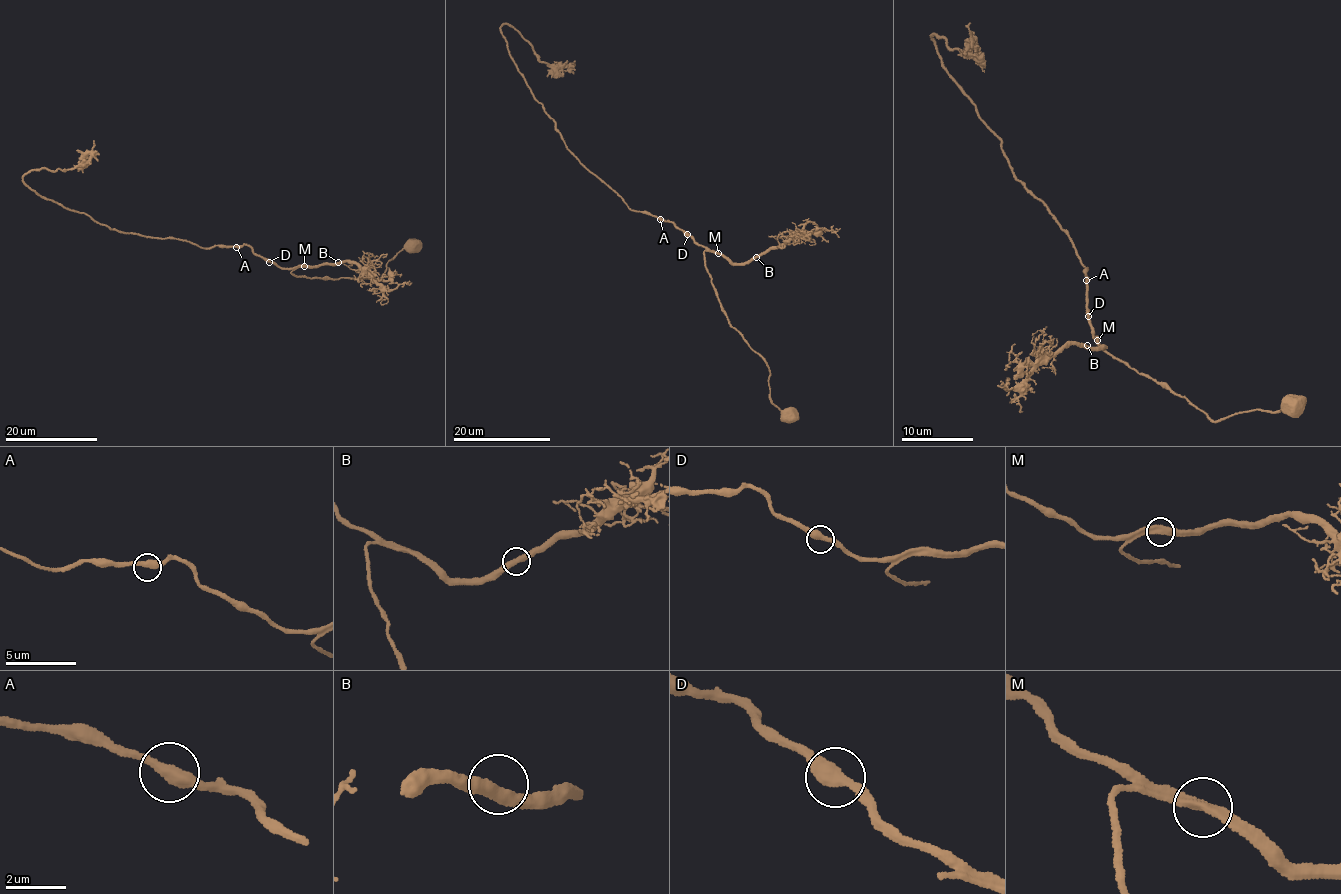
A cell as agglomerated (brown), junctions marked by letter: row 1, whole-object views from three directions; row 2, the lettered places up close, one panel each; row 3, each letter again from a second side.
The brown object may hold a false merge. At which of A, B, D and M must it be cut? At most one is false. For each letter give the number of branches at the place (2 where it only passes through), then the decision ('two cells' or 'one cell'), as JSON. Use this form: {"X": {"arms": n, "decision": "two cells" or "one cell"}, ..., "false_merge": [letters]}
{"A": {"arms": 2, "decision": "one cell"}, "B": {"arms": 2, "decision": "one cell"}, "D": {"arms": 2, "decision": "one cell"}, "M": {"arms": 2, "decision": "one cell"}, "false_merge": []}

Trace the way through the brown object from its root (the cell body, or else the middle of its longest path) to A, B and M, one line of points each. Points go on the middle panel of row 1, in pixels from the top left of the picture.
A: (789, 416), (770, 398), (769, 366), (729, 323), (706, 266), (704, 247), (660, 219)
B: (789, 416), (770, 398), (769, 366), (729, 323), (704, 254), (723, 254), (738, 263), (756, 257)
M: (789, 416), (793, 415), (785, 413), (770, 398), (769, 366), (729, 323), (704, 254), (719, 254)

